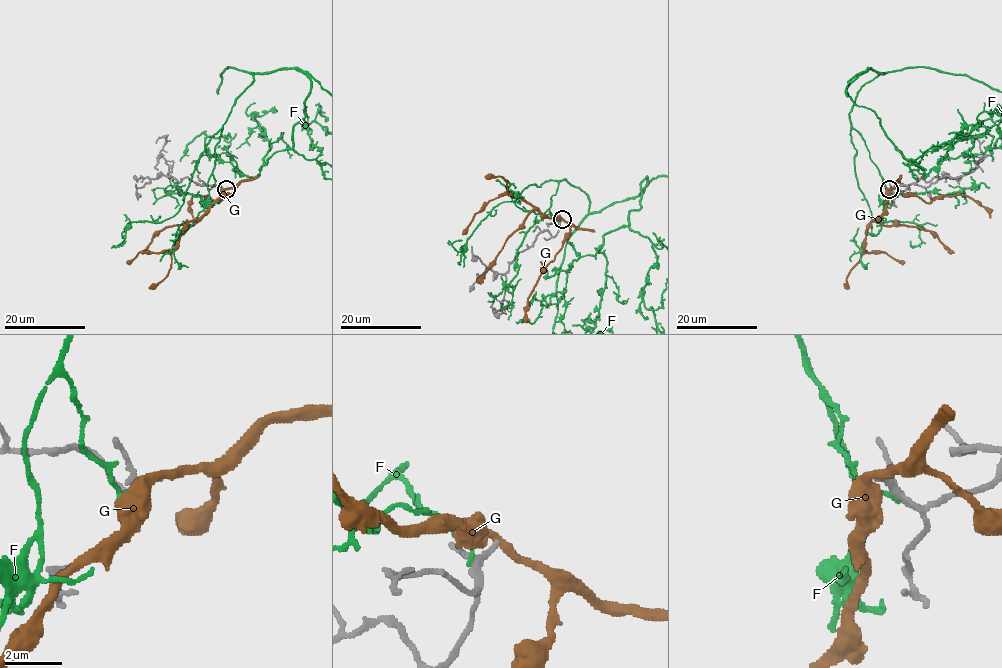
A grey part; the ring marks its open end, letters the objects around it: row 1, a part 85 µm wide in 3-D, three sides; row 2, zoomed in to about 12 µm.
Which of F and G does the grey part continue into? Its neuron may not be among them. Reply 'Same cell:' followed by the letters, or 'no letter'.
Same cell: no letter

